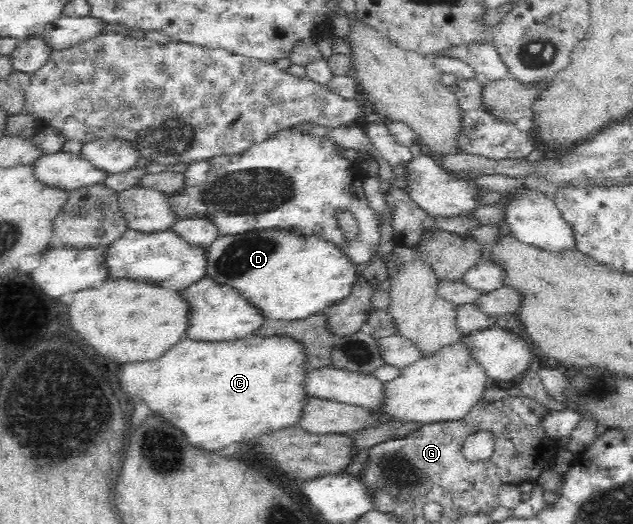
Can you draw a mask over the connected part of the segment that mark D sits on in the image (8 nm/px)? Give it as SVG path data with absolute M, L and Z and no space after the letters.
M268 228L219 236L208 247L208 272L220 284L237 288L266 319L304 320L346 298L360 278L356 263L319 234Z

